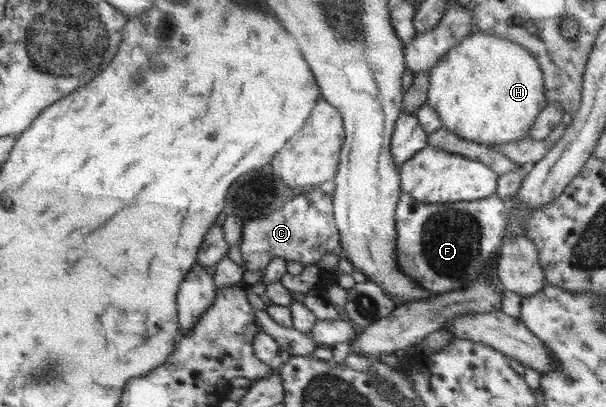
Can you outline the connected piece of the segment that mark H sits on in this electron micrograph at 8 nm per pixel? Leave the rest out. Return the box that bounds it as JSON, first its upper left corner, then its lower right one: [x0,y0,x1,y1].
[428,31,546,146]

